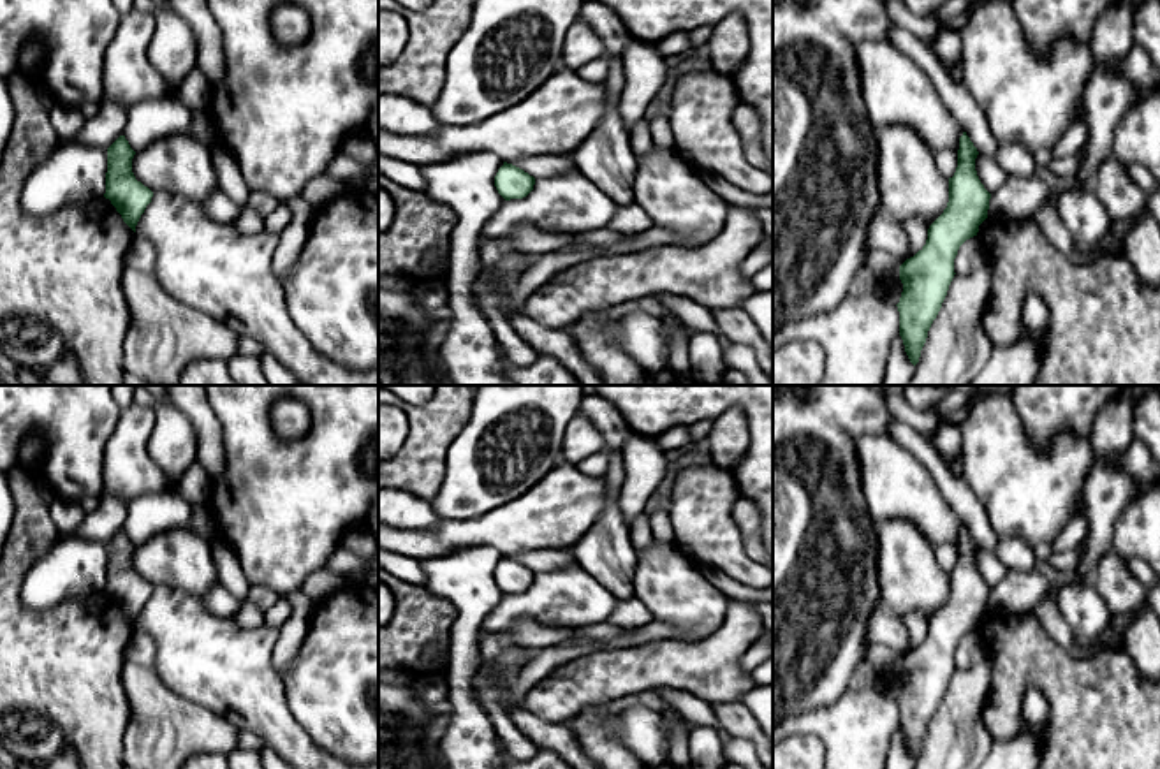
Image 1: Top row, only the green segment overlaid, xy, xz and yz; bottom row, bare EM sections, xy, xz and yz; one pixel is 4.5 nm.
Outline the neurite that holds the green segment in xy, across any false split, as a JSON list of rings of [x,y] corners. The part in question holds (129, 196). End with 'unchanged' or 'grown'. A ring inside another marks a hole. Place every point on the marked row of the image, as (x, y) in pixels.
[[[125,135],[107,148],[106,194],[123,222],[136,232],[136,225],[151,202],[153,192],[136,179],[132,158],[136,151]]]; unchanged

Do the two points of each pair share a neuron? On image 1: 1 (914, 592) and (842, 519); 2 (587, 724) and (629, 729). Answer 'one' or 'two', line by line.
1: two
2: two

